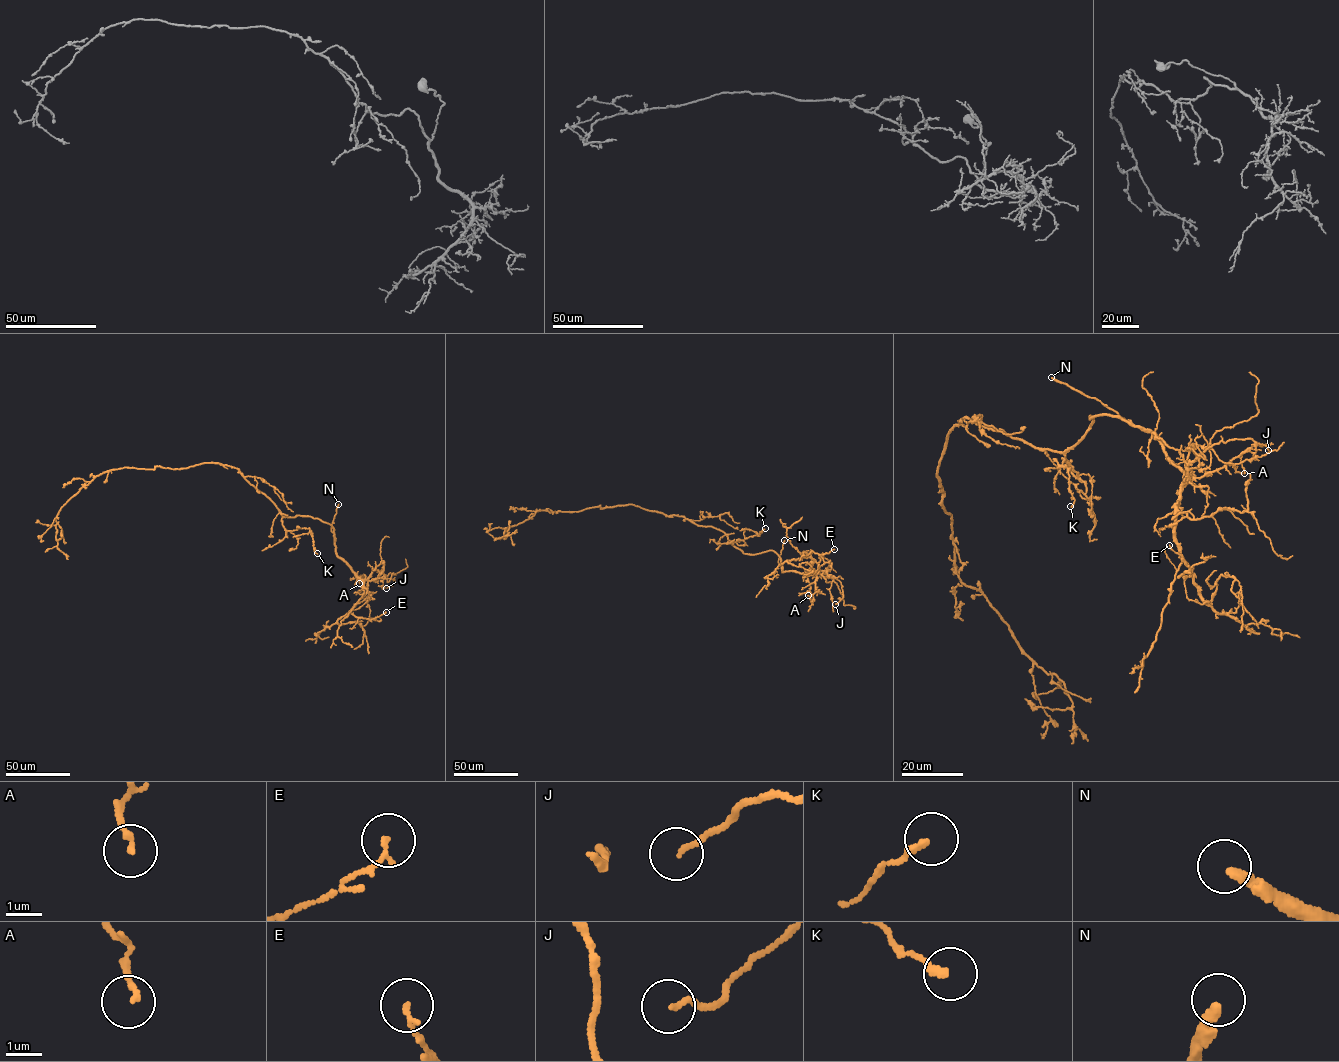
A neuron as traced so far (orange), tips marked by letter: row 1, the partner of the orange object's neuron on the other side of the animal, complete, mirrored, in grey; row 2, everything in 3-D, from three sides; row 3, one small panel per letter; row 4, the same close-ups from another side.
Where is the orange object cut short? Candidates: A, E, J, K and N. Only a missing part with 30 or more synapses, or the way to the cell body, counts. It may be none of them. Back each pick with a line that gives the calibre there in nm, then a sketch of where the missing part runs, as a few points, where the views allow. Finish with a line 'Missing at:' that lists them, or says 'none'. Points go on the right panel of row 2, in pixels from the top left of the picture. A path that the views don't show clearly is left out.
N: Thickness 280 nm. Course of what is missing: (1051, 377), (1027, 365), (1036, 355), (1043, 352), (1048, 356)
Missing at: N

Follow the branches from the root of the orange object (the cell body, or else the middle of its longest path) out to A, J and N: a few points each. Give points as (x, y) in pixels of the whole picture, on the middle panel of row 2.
A: (702, 526), (723, 532), (744, 553), (773, 550), (780, 558), (782, 571), (806, 574), (812, 603), (808, 595)
J: (702, 526), (723, 532), (744, 553), (773, 550), (782, 571), (813, 568), (833, 576), (843, 592), (835, 604)
N: (702, 526), (723, 532), (744, 553), (773, 550), (780, 558), (780, 564), (778, 560), (784, 540)

